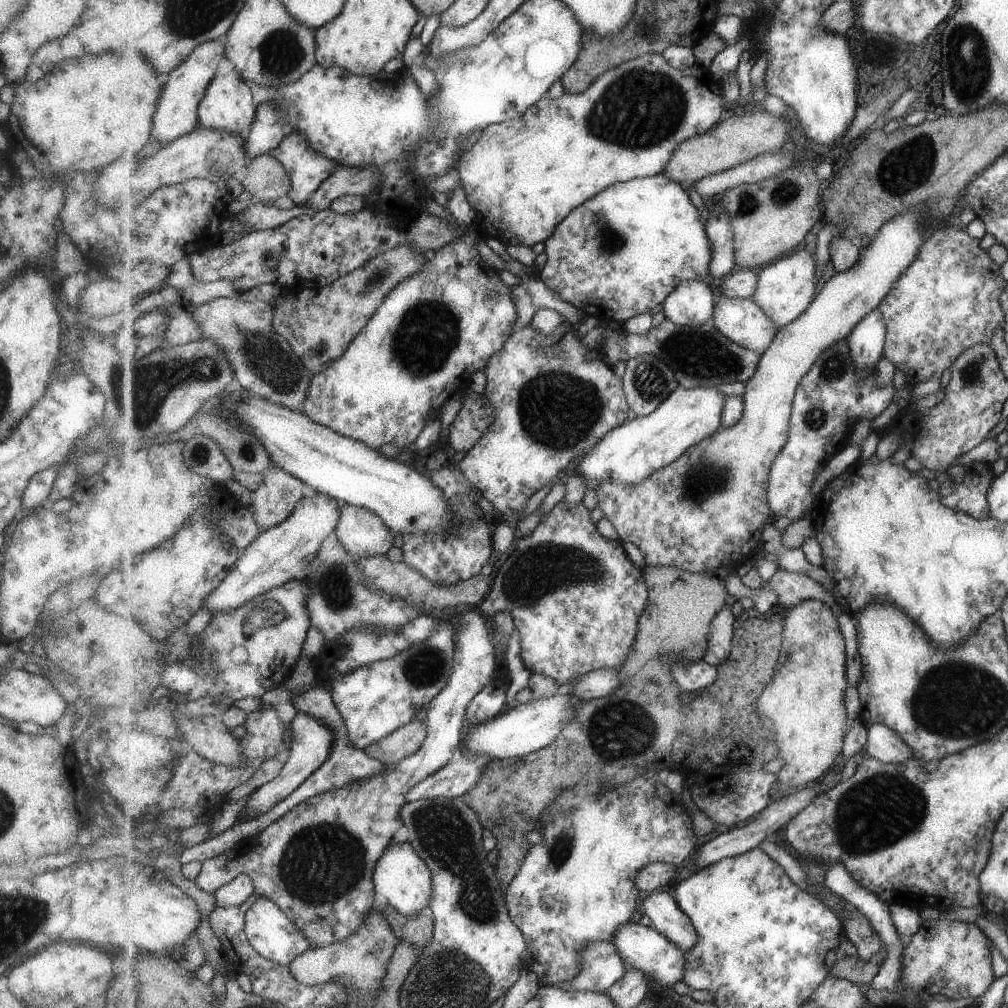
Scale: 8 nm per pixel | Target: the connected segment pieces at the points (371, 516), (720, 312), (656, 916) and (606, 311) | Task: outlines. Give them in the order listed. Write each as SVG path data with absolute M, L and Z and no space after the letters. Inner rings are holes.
M343 503L335 538L356 558L384 555L394 546L390 526L380 515L365 507Z
M718 296L713 322L738 345L764 353L780 334L780 326L753 299Z
M653 891L643 900L642 912L652 921L653 929L664 934L685 952L700 943L700 934L693 921L681 910L679 903L669 892Z
M663 173L615 183L586 200L560 222L544 243L548 262L537 273L549 288L584 316L593 314L606 324L613 321L623 324L637 314L659 311L683 281L708 280L712 241L708 237L705 217L693 206L686 188Z

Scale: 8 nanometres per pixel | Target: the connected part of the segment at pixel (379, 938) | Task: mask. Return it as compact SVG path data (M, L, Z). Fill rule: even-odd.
M373 910L368 920L348 939L340 940L331 946L309 949L298 956L288 968L293 976L308 985L339 984L360 991L363 997L380 990L387 974L388 964L400 938L393 932L392 926L377 910Z

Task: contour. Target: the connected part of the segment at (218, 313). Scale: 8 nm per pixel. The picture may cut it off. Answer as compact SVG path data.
M244 293L231 298L219 297L193 308L196 319L202 322L202 338L216 340L228 354L236 372L236 384L275 404L304 412L315 374L303 364L289 341L274 331L273 309L272 303L247 300Z

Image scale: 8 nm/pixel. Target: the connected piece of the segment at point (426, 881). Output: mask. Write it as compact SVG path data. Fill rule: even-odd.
M408 840L402 843L391 841L377 861L372 879L377 894L384 896L387 903L394 906L402 915L410 917L429 911L434 891L432 872Z

